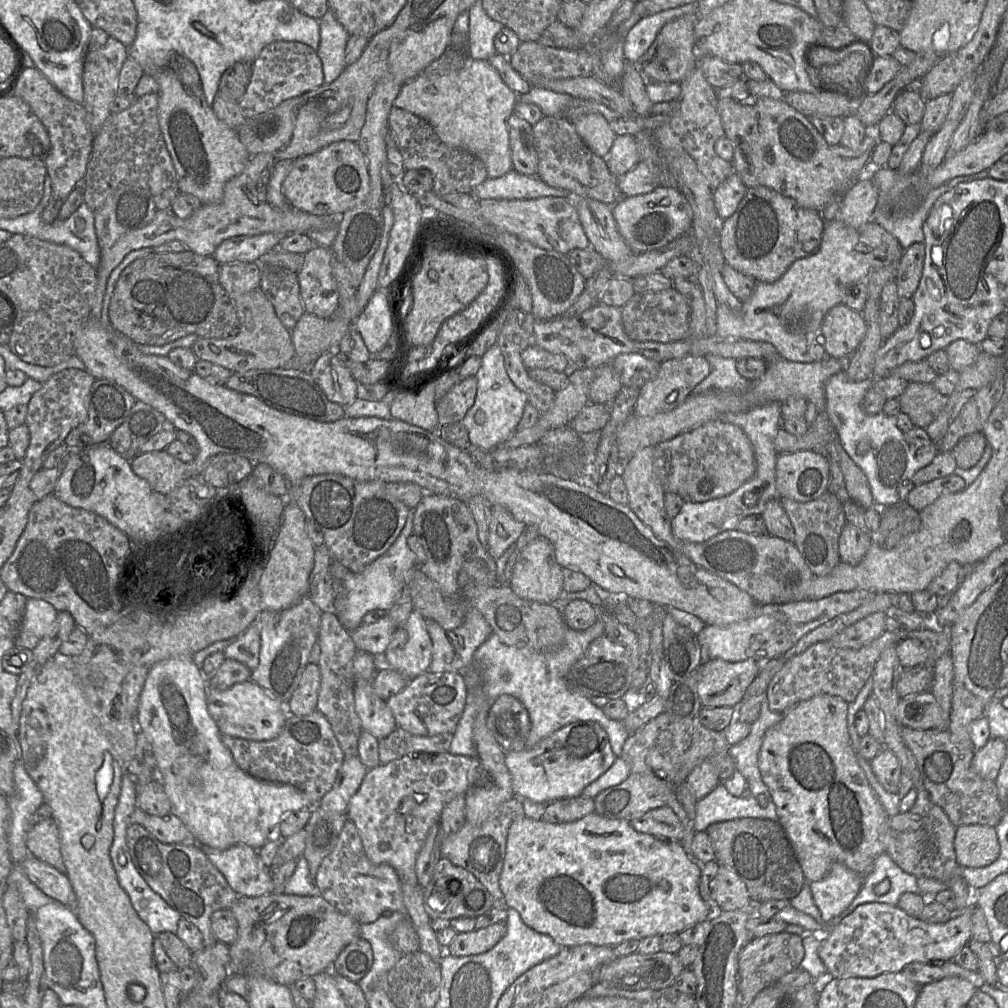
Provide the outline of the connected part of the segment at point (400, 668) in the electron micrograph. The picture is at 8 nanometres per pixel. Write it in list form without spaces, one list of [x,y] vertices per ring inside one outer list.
[[[413,610],[395,631],[384,652],[383,665],[411,680],[429,670],[431,661],[432,640],[427,630],[427,619]]]

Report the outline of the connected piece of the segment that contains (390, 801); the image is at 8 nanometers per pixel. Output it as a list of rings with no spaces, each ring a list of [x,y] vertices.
[[[450,752],[405,755],[369,769],[346,812],[347,818],[359,831],[370,861],[388,864],[398,873],[407,917],[417,931],[420,950],[439,961],[445,949],[440,946],[437,932],[431,927],[431,917],[425,909],[416,860],[430,828],[439,823],[443,808],[456,796],[466,794],[472,782],[479,785],[479,775],[475,757]]]

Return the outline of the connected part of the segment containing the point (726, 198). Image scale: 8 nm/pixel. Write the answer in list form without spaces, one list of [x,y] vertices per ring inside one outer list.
[[[736,172],[716,188],[713,198],[720,219],[725,220],[735,213],[747,190]]]

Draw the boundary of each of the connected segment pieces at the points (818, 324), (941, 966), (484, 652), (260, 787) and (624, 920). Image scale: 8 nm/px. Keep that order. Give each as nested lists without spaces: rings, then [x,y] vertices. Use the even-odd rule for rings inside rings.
[[[839,219],[826,223],[820,249],[814,255],[794,261],[784,275],[773,283],[757,282],[750,299],[742,303],[742,309],[733,311],[723,304],[716,310],[717,337],[721,340],[752,340],[772,344],[779,357],[791,362],[813,363],[827,355],[821,335],[822,322],[833,307],[843,303],[848,289],[855,283],[865,281],[871,272],[867,255],[862,251],[859,230]]]
[[[953,960],[942,963],[920,963],[914,962],[906,965],[903,974],[919,986],[939,981],[947,977],[956,977],[969,981],[976,989],[979,989],[985,980],[979,971],[964,969],[953,962]]]
[[[598,614],[598,619],[595,624],[586,630],[575,631],[567,628],[562,646],[550,653],[536,653],[527,649],[504,645],[500,642],[497,635],[491,633],[488,639],[476,650],[473,655],[473,662],[481,664],[483,667],[484,682],[482,688],[486,696],[489,698],[491,705],[500,695],[508,694],[517,698],[528,711],[531,721],[531,729],[526,740],[526,748],[535,746],[538,742],[559,728],[577,721],[593,721],[598,723],[604,729],[610,741],[612,751],[617,758],[605,773],[584,788],[581,796],[590,798],[594,798],[600,792],[609,787],[620,784],[631,773],[627,763],[622,758],[619,758],[622,752],[623,744],[630,735],[623,723],[608,718],[600,708],[594,706],[589,699],[584,696],[571,693],[565,682],[565,677],[570,667],[584,655],[589,645],[600,636],[604,636],[604,623],[599,618]]]
[[[179,656],[161,661],[149,668],[148,676],[142,690],[136,716],[136,724],[139,730],[143,731],[150,739],[153,748],[153,755],[158,769],[158,780],[164,786],[164,790],[171,802],[172,813],[174,813],[186,827],[191,831],[194,838],[202,848],[224,850],[236,844],[243,843],[255,850],[262,848],[277,833],[278,826],[282,819],[291,812],[305,808],[314,808],[314,804],[307,793],[290,785],[258,780],[242,771],[233,759],[231,751],[223,744],[221,733],[216,722],[208,712],[206,699],[207,677],[203,675],[198,666],[194,663],[193,656]]]
[[[596,812],[568,823],[548,823],[526,816],[514,821],[508,831],[503,868],[499,877],[499,886],[506,904],[520,914],[522,921],[534,931],[550,936],[561,947],[583,944],[614,947],[626,940],[641,940],[645,937],[669,933],[680,933],[699,922],[709,920],[714,913],[714,906],[704,901],[699,893],[702,863],[697,862],[681,846],[680,842],[661,840],[653,835],[637,832],[629,822],[623,819],[609,819]]]

